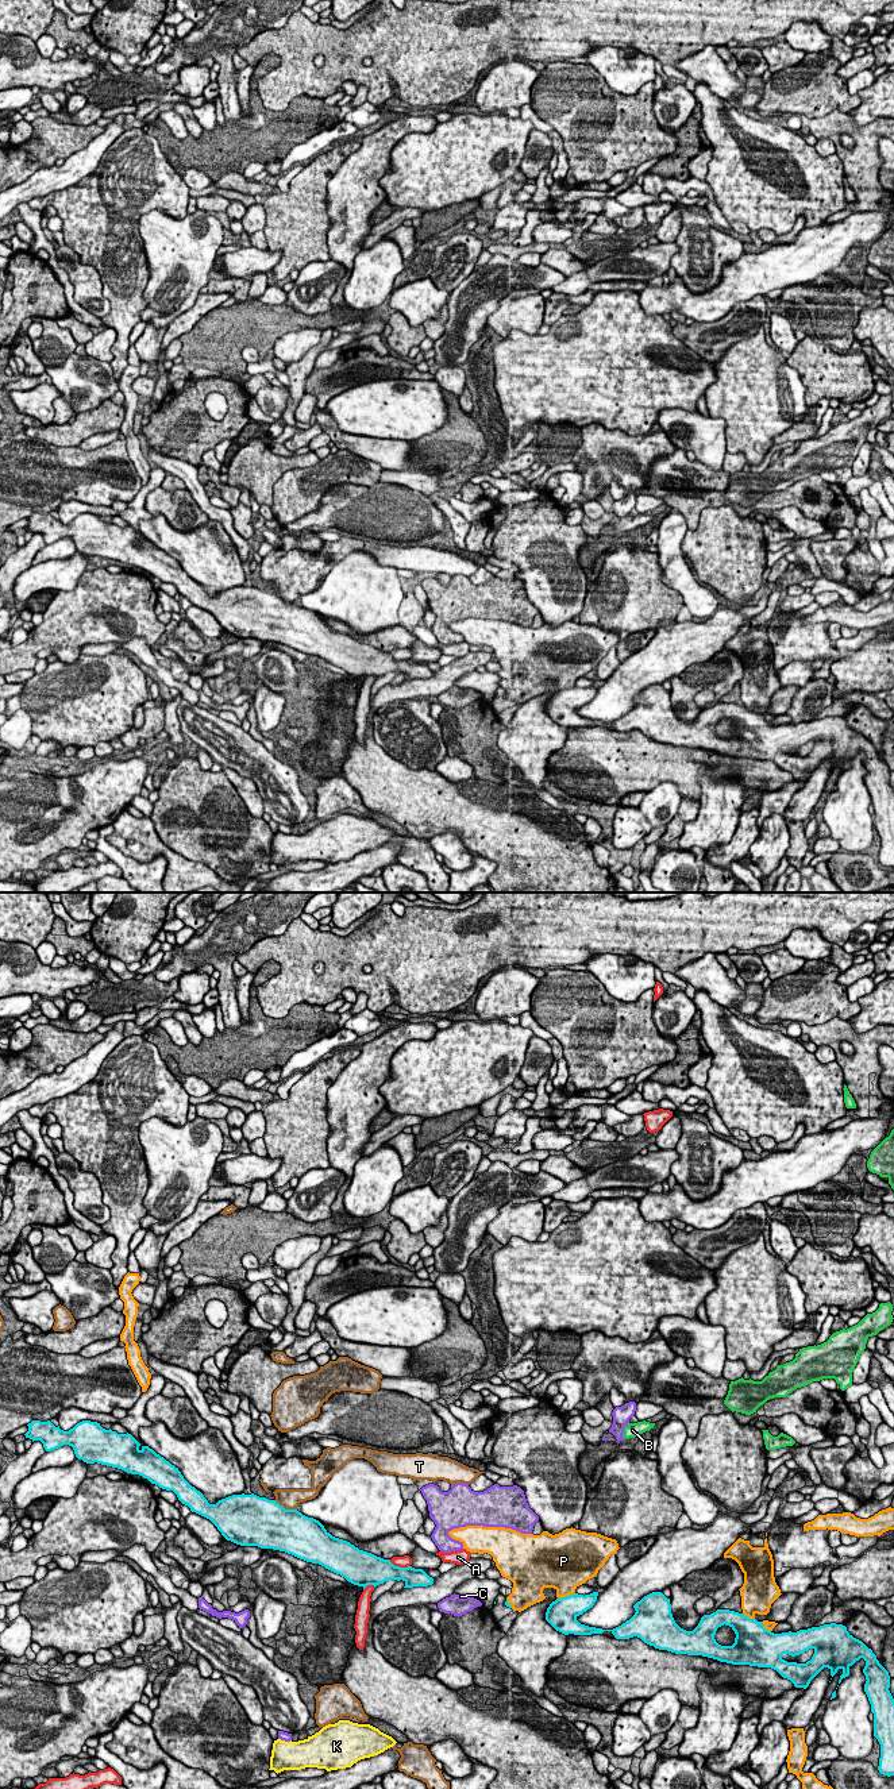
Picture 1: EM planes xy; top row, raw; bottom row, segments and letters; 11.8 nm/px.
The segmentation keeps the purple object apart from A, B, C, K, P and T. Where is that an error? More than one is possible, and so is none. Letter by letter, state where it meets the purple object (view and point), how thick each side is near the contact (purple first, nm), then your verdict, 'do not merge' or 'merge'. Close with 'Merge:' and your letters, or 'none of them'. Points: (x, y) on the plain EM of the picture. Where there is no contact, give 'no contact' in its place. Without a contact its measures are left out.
A: meets purple in xy at (451, 643); 200 nm thick on the purple side, 170 nm on the other; do not merge
B: meets purple in xy at (623, 523); 220 nm thick on the purple side, 170 nm on the other; merge
C: meets purple in xy at (465, 690); 240 nm thick on the purple side, 30 nm on the other; do not merge
K: meets purple in xy at (285, 833); 100 nm thick on the purple side, 360 nm on the other; do not merge
P: meets purple in xy at (489, 619); 480 nm thick on the purple side, 380 nm on the other; do not merge
T: meets purple in xy at (459, 575); 400 nm thick on the purple side, 280 nm on the other; do not merge
Merge: B

